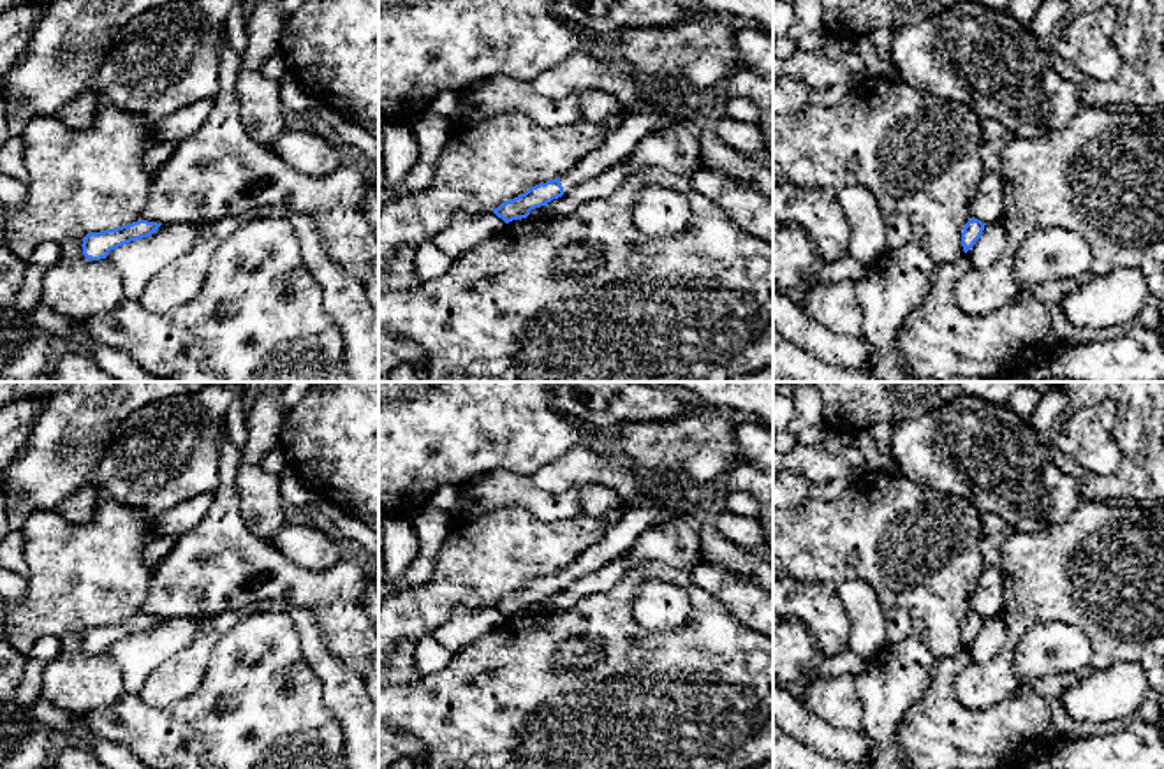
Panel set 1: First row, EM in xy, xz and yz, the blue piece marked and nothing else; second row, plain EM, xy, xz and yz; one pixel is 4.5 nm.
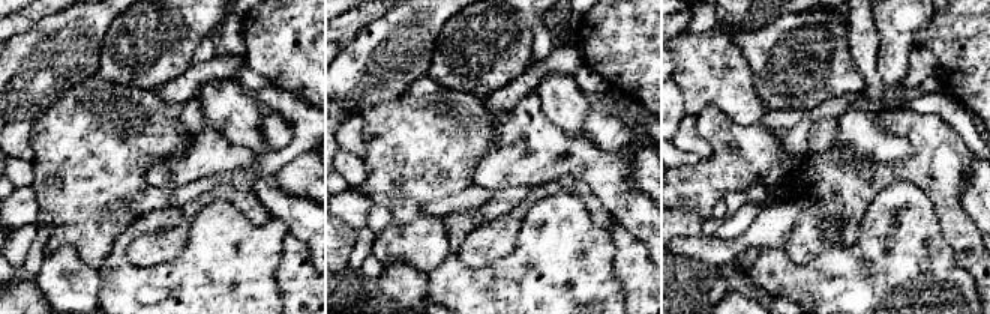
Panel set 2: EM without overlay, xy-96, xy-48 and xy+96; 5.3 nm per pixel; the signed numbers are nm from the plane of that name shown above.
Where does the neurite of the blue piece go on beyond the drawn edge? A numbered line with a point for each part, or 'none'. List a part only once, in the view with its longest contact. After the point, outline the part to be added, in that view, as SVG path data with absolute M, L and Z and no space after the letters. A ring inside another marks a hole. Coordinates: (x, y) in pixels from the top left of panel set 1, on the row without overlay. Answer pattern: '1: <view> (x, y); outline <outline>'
1: xz (664, 498); outline M678 477L650 480L648 498L623 509L620 521L606 531L599 544L560 570L564 588L623 556L645 531L664 524L669 516L685 519L701 516L697 500L683 493L681 482L685 480Z

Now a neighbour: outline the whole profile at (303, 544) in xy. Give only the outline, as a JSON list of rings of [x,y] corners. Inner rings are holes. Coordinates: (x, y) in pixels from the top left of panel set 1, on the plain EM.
[[[292,519],[269,542],[303,570],[324,572],[342,560],[338,544],[319,528]]]

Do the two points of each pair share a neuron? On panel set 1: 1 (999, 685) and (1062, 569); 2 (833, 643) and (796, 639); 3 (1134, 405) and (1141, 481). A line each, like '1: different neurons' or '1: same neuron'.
1: same neuron
2: different neurons
3: same neuron

